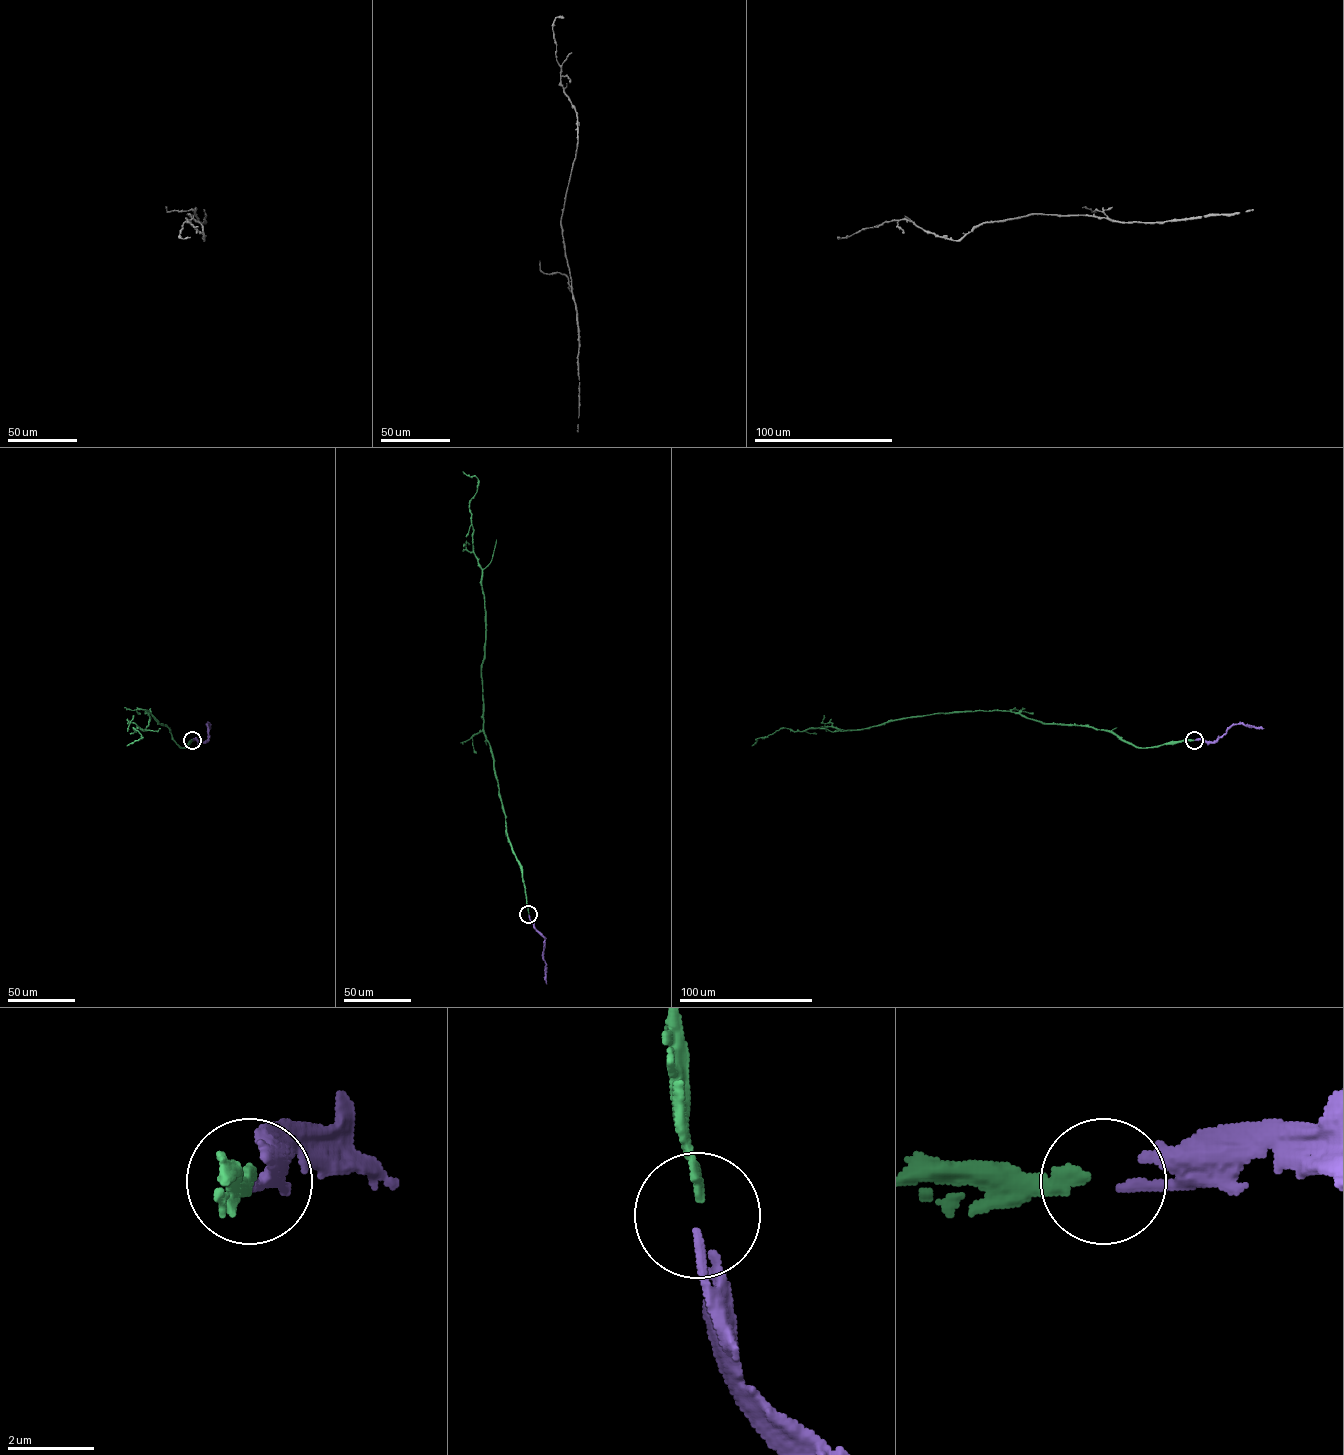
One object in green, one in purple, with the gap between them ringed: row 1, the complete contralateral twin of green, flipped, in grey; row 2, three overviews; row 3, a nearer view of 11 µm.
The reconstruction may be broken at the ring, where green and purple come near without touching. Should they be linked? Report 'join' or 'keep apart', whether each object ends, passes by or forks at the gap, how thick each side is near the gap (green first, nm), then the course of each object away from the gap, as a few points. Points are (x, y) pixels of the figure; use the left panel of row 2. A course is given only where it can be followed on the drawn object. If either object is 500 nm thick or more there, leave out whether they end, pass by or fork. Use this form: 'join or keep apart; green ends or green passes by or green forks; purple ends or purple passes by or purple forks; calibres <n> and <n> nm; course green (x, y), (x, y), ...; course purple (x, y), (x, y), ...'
join; green ends; purple ends; calibres 280 and 240 nm; course green (193, 740), (185, 747), (179, 746), (168, 727), (147, 710), (146, 730), (133, 729), (142, 737), (127, 745); course purple (193, 740), (205, 742), (208, 737), (208, 723), (210, 728)

